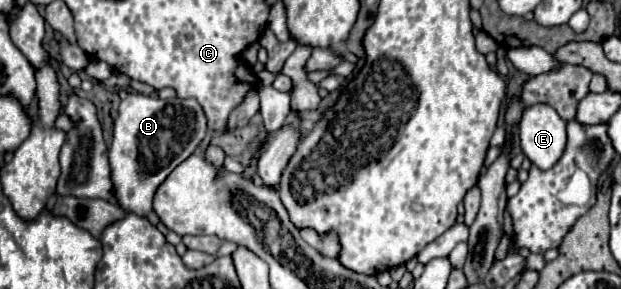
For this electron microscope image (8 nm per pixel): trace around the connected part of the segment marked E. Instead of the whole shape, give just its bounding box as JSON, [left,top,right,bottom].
[517,104,565,170]

